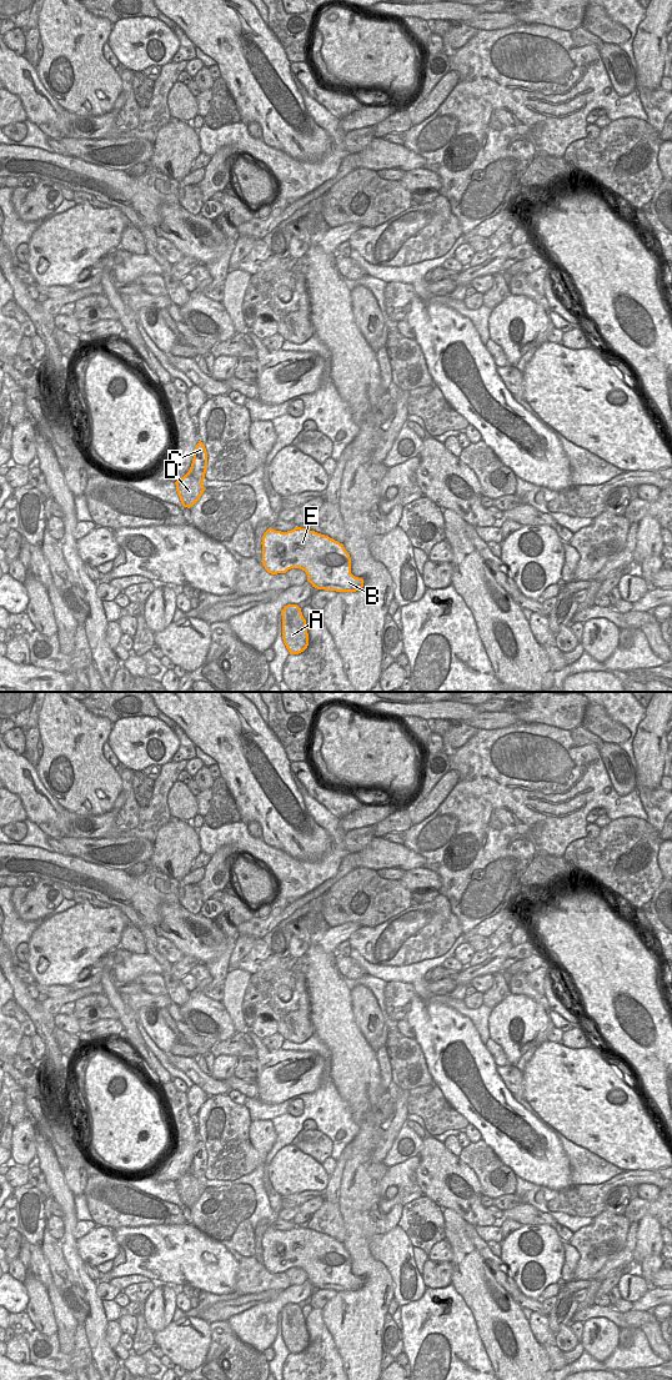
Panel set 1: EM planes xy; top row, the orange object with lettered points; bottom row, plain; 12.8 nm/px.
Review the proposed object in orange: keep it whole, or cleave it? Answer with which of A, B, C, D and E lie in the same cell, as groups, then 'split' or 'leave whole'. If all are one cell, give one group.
A B D E / C | split

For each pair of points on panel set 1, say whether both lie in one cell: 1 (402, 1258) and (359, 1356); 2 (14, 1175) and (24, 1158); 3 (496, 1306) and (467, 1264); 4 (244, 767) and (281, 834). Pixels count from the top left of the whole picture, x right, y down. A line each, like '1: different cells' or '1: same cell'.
1: different cells
2: different cells
3: same cell
4: same cell

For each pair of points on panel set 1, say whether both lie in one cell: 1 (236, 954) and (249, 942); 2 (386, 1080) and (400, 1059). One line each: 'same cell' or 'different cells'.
1: same cell
2: different cells

